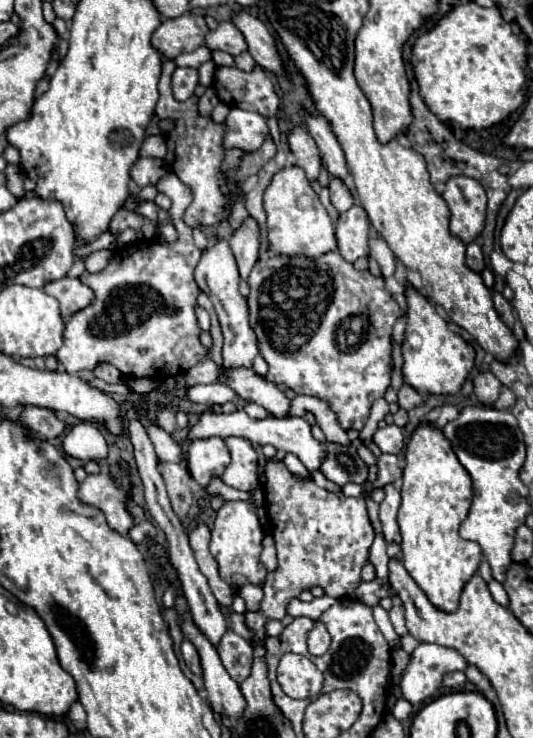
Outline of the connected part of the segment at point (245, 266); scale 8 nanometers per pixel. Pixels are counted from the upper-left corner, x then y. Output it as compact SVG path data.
M247 218L241 224L241 228L235 230L235 234L231 236L229 244L231 244L231 250L235 254L241 280L247 280L251 268L255 266L255 262L259 258L259 230L257 230L257 222L253 218Z

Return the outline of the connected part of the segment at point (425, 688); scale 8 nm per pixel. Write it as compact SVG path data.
M419 642L419 646L411 652L411 662L407 664L405 676L401 680L403 698L411 704L423 702L441 686L447 672L465 668L467 662L457 650Z

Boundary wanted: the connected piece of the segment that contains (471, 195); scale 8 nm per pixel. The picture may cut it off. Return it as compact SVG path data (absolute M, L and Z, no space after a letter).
M455 176L447 182L443 198L449 206L449 230L463 244L479 238L485 226L487 196L483 186L467 176Z

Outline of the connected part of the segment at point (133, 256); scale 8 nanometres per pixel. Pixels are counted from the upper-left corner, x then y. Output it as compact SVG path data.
M189 226L177 228L177 232L179 238L173 244L161 244L157 240L131 244L129 248L117 250L117 256L109 260L105 270L97 274L85 272L81 276L81 282L93 288L95 300L93 304L71 316L65 326L63 346L59 348L57 358L69 374L93 370L97 364L109 362L117 366L125 376L167 380L175 374L185 374L191 366L205 358L207 348L199 340L201 330L195 316L199 288L193 280L193 270L201 258L201 250L195 246Z

